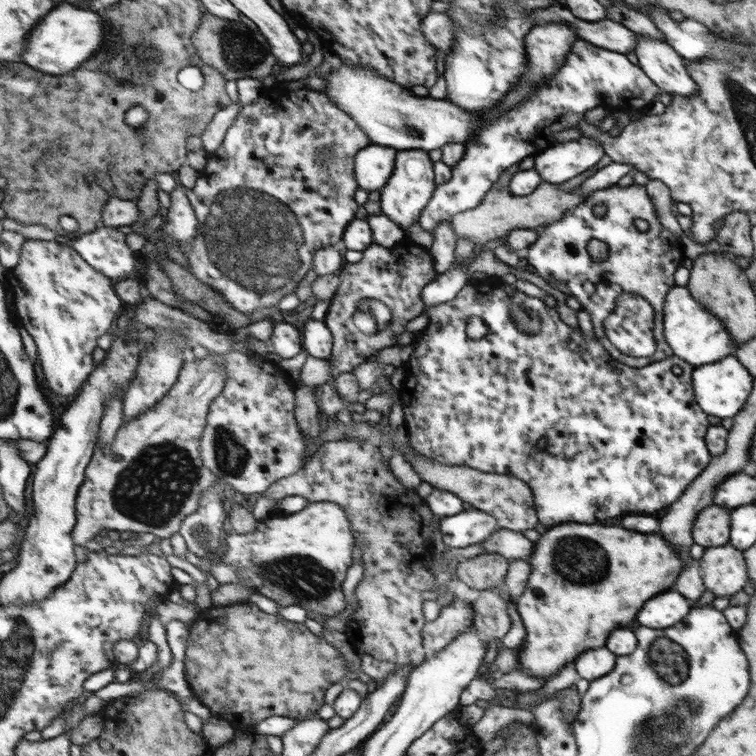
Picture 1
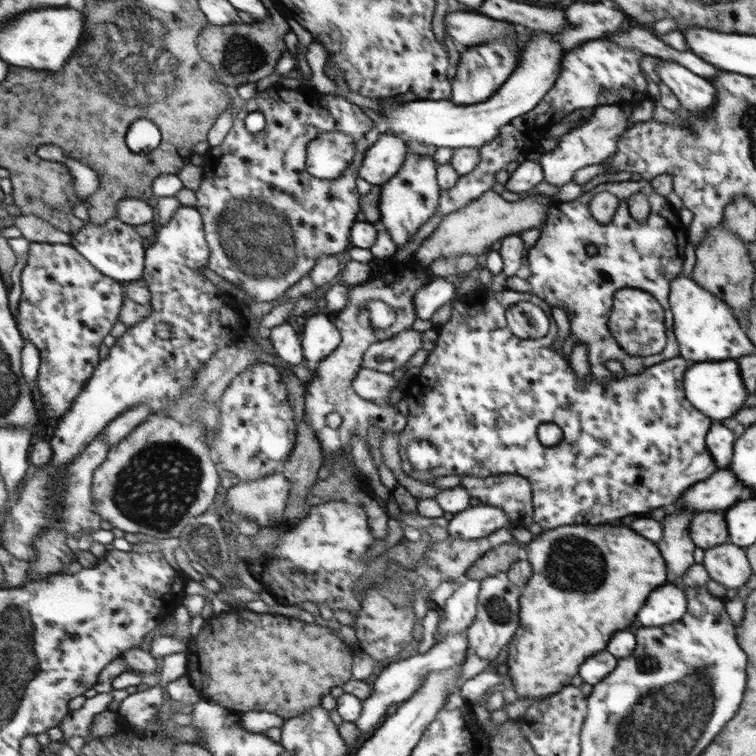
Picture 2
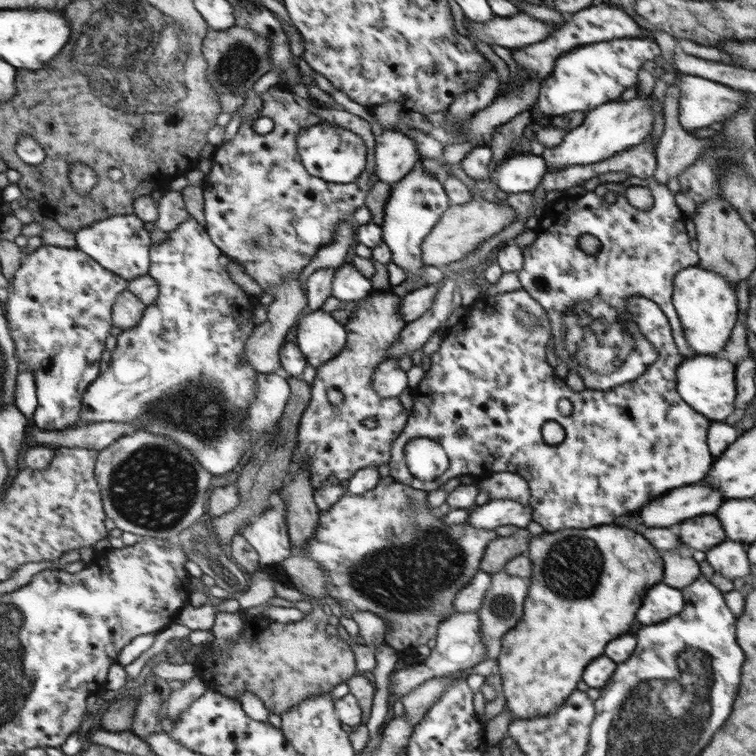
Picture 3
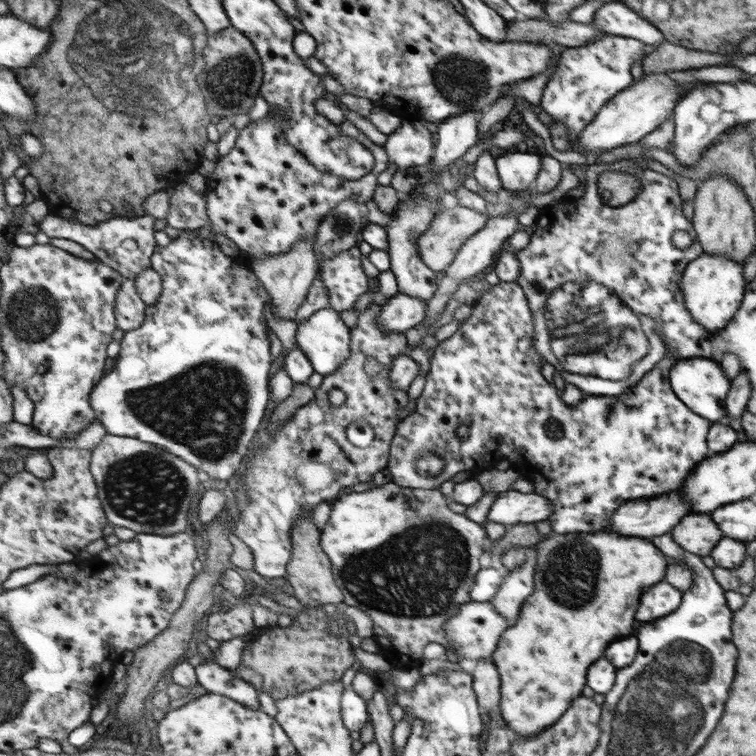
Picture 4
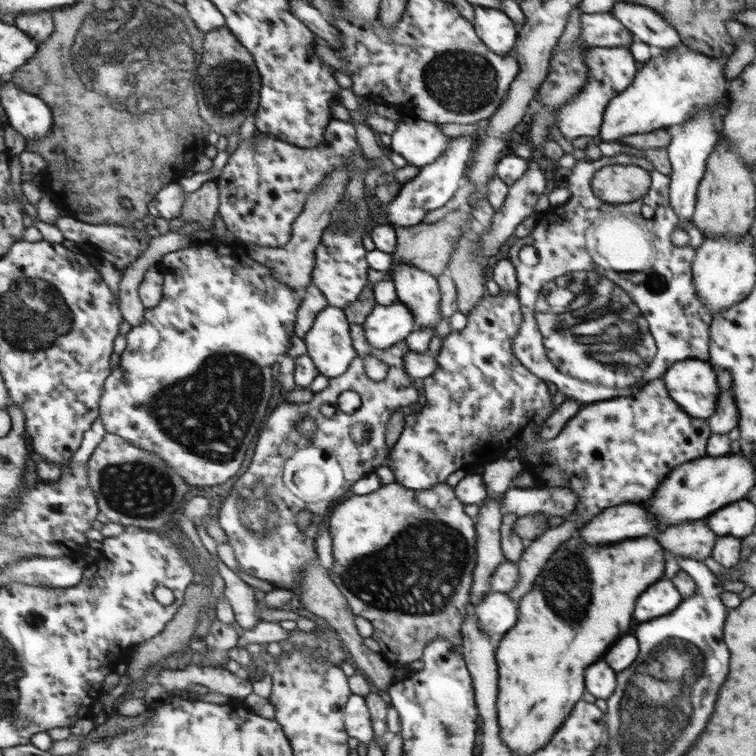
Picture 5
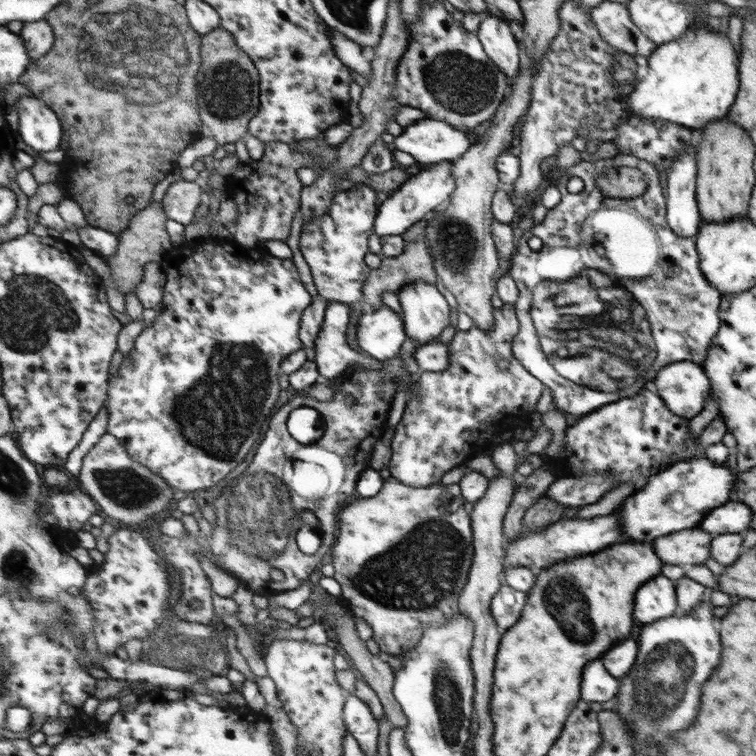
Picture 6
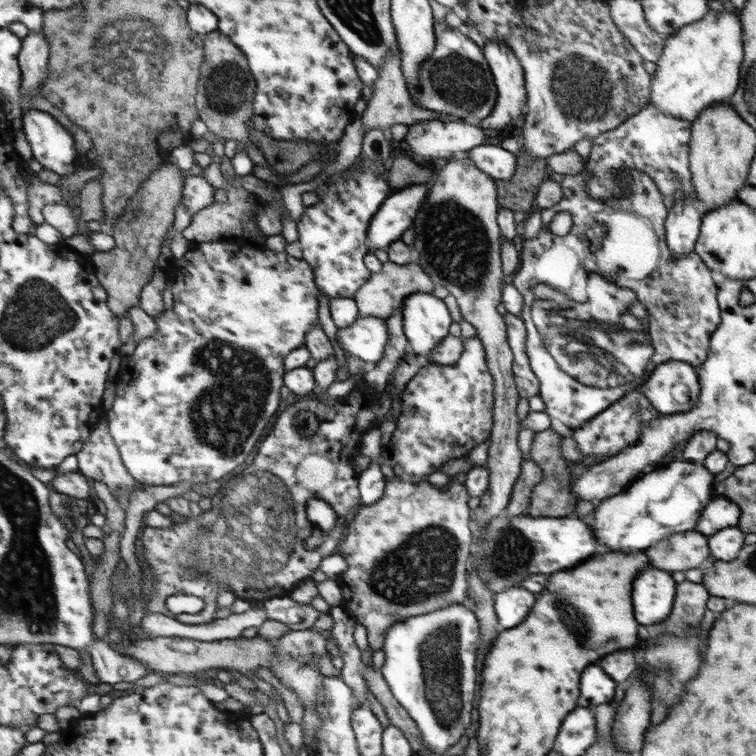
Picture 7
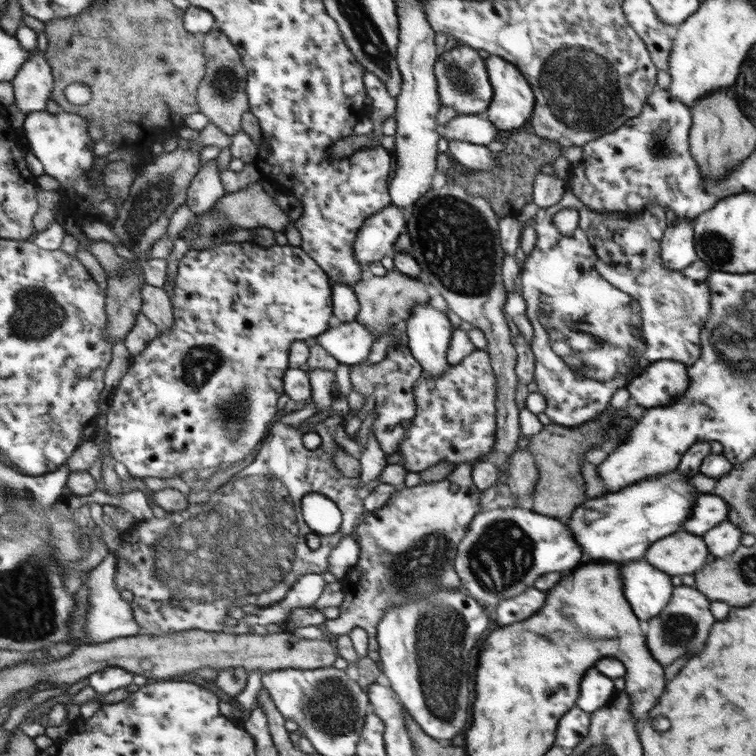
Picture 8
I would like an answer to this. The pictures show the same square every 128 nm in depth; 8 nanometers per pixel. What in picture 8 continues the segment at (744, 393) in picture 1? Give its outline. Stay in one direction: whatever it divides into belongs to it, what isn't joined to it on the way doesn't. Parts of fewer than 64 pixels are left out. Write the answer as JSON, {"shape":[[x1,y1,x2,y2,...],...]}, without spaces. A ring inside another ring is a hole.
{"shape":[[674,360,650,363,638,378,626,386,630,396,645,409,666,406,674,399,687,394,691,386,688,368]]}

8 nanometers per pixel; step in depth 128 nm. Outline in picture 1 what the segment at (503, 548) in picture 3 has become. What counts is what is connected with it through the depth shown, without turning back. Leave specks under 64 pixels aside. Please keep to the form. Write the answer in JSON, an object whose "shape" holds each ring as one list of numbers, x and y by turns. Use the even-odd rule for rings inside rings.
{"shape":[[484,553,475,559,460,561,456,566,456,575,468,587,484,590,494,587,498,580,504,578,510,562,500,554]]}

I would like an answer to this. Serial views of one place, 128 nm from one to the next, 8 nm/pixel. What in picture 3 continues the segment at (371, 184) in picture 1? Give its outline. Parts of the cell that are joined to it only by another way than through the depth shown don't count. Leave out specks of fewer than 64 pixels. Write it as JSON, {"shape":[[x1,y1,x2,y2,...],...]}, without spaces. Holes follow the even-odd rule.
{"shape":[[335,89,330,96,347,112,364,118,370,124,376,143,375,175,380,182,398,183,421,162,418,145,412,137,402,130,384,130,365,107,349,99,343,91]]}

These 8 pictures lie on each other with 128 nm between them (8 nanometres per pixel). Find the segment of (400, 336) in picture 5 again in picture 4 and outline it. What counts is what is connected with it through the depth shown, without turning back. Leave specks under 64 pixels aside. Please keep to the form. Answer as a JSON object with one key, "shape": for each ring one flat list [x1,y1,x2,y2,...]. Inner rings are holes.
{"shape":[[399,292,382,306,379,319,381,328,386,334,400,332,404,335,406,330,414,328,425,320,428,312,426,306,427,303,424,300]]}

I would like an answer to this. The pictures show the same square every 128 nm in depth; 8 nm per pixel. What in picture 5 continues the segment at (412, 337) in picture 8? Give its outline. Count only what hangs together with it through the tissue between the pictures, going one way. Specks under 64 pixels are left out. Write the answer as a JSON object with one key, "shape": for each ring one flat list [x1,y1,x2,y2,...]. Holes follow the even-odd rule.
{"shape":[[393,264,391,266,398,300,412,310,417,320,416,330,434,329,443,319,440,314,440,290,436,278,412,264]]}

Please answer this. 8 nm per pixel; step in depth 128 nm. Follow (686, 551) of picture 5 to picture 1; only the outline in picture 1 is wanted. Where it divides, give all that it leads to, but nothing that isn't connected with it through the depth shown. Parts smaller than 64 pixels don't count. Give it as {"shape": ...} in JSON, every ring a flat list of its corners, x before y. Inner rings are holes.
{"shape":[[710,506,694,524,694,542,704,548,722,547,729,544,730,532,730,514,724,508]]}

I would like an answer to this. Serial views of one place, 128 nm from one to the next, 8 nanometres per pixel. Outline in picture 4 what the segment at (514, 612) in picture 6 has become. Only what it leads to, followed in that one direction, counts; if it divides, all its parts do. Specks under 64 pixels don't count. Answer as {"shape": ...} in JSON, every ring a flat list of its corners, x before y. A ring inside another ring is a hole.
{"shape":[[471,600,461,607,456,616,445,623,444,629,448,633,450,644,444,645,444,647,446,651,455,650,461,660,490,658,497,648,500,636,508,627,508,619,500,613,496,613,496,607,492,601]]}

